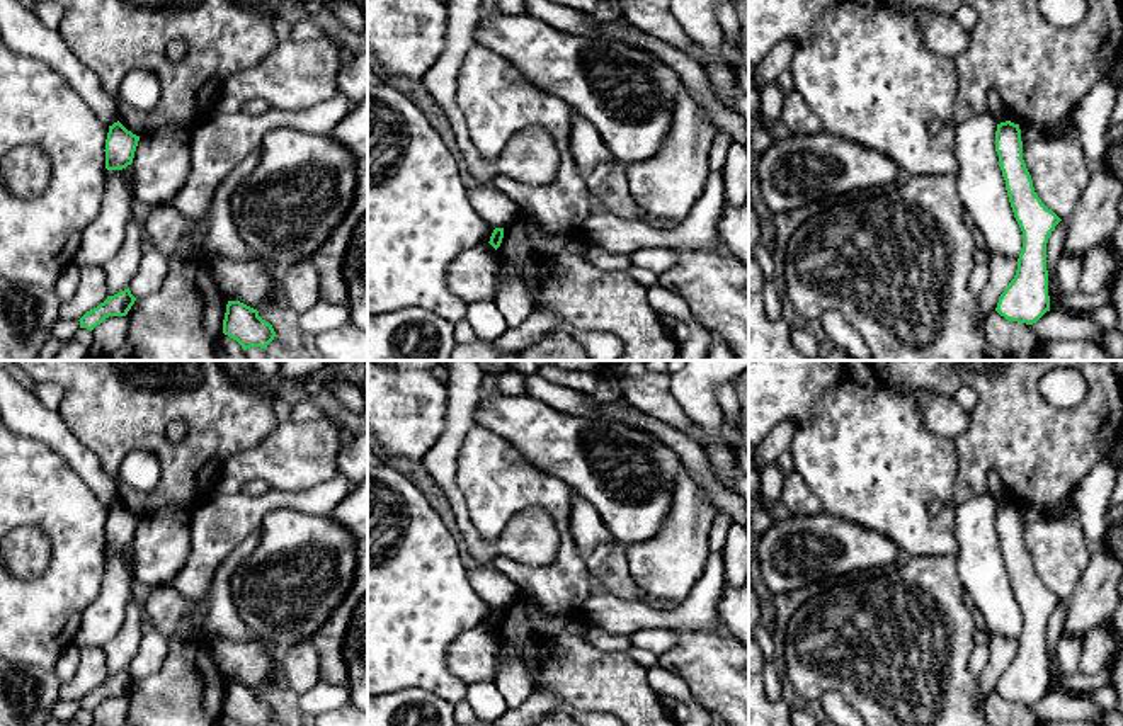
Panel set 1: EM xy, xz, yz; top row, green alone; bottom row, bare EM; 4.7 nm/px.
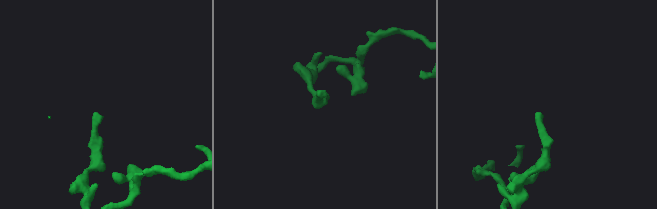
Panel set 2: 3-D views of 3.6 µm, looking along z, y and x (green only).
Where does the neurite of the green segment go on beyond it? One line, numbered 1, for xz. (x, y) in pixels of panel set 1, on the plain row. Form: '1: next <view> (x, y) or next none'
1: next none

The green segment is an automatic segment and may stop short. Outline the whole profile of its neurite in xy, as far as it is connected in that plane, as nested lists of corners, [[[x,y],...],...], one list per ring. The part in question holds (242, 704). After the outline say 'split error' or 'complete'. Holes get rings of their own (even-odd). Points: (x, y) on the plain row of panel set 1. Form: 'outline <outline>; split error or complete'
outline [[[228,682],[223,714],[240,726],[269,726],[276,717],[272,706],[262,700],[257,690],[240,682]]]; complete

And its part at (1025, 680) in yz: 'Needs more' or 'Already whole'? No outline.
Already whole

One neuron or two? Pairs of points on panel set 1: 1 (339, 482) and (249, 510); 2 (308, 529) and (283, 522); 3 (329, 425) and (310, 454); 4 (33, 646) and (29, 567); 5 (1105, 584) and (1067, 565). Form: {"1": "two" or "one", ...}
{"1": "one", "2": "one", "3": "one", "4": "two", "5": "two"}

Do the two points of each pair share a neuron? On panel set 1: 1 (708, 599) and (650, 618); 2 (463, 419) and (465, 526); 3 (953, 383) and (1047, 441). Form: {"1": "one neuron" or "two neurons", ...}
{"1": "one neuron", "2": "one neuron", "3": "two neurons"}

